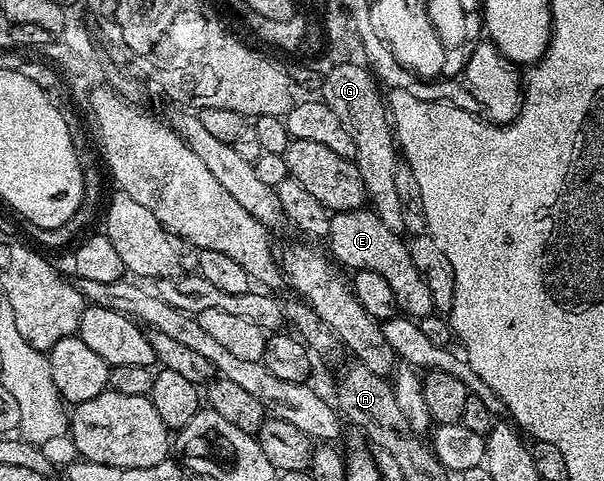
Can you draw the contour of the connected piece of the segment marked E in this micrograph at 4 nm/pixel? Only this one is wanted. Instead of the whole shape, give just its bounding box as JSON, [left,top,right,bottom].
[327,208,434,319]

